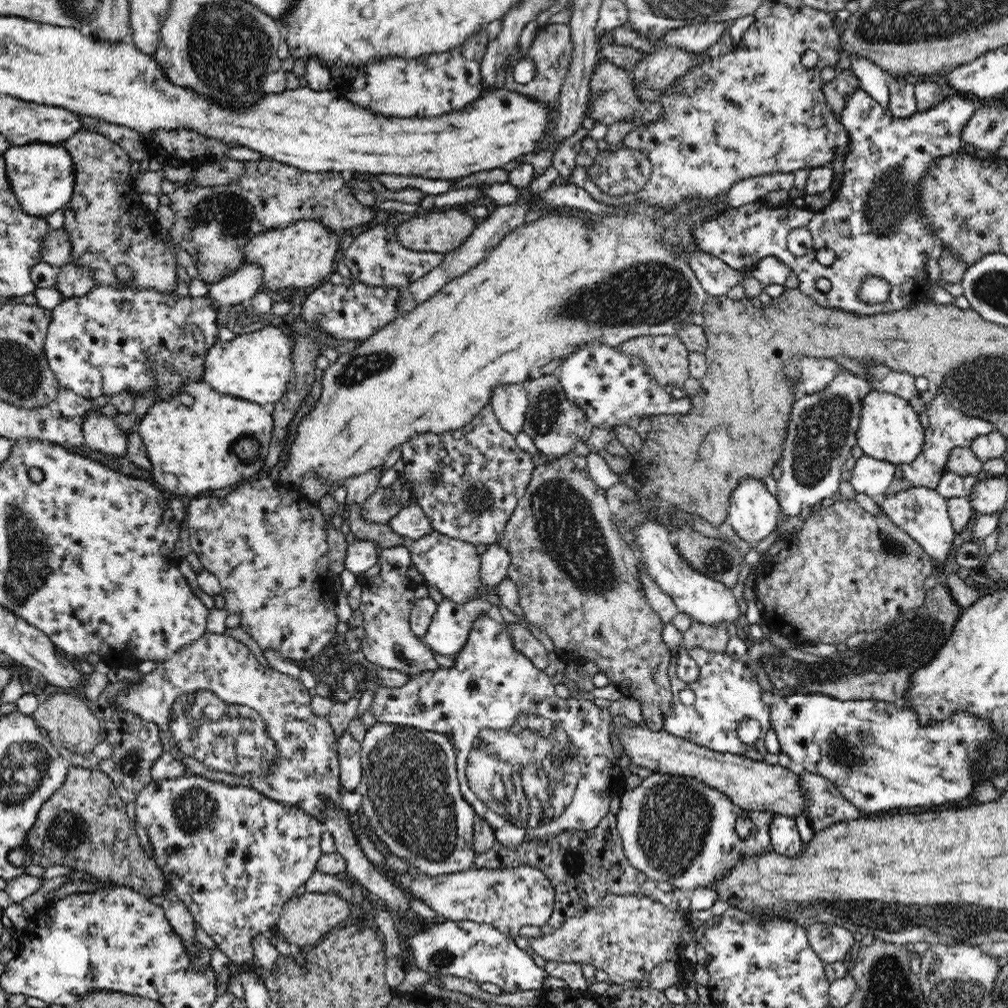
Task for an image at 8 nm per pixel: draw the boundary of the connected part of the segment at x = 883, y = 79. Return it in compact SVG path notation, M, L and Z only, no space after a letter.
M850 58L853 75L858 79L859 89L872 100L879 102L887 112L890 76L879 66L865 58Z

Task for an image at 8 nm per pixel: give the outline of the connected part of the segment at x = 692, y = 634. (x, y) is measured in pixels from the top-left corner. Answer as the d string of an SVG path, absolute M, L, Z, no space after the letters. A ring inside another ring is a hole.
M691 623L689 628L682 633L682 646L687 650L703 648L708 652L721 653L726 650L729 636L726 626L706 626L705 624Z

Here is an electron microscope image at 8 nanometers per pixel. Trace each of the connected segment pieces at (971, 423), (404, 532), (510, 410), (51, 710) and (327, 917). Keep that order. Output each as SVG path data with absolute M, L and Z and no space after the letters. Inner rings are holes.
M942 389L934 390L935 396L928 408L929 427L925 430L920 452L912 462L896 465L896 478L903 477L912 487L925 486L935 489L942 475L948 472L945 462L954 447L968 447L976 436L997 431L992 421L958 411L950 404Z
M410 504L402 507L402 510L388 522L390 528L400 538L413 541L420 538L428 531L432 531L430 521L419 505Z
M526 383L506 384L494 390L490 406L504 430L517 435L523 432L528 412L528 390Z
M48 690L49 697L44 704L31 715L33 720L47 731L54 743L62 743L73 755L84 755L93 752L94 746L101 741L98 718L90 711L89 706L70 694L56 694Z
M306 891L302 895L292 897L284 904L276 927L281 938L292 947L311 947L322 938L323 934L335 930L337 925L346 922L350 915L349 908L347 902L337 894Z

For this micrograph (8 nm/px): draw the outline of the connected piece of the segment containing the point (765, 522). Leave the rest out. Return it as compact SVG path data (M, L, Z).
M746 479L734 492L732 492L729 502L726 522L732 526L736 536L756 546L767 536L770 536L776 529L776 523L780 517L780 505L766 489L764 483Z

